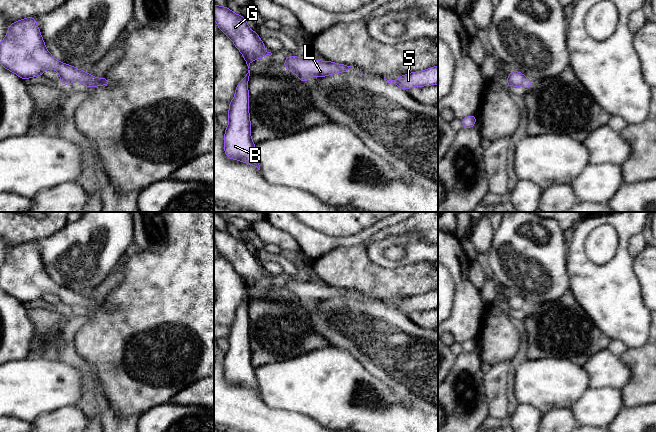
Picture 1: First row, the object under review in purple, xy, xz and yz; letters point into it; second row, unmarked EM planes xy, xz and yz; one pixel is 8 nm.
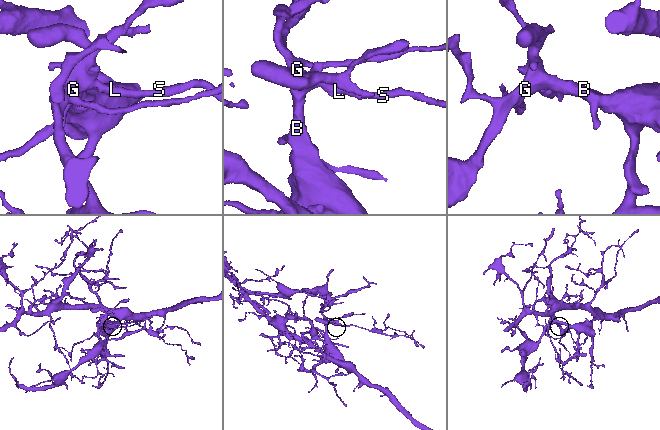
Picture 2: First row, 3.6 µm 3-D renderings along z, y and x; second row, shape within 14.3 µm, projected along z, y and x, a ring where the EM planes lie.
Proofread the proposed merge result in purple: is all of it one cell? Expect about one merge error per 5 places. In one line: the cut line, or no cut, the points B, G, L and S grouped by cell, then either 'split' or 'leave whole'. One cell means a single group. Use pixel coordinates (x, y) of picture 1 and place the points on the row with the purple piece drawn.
no cut; B G L S; leave whole

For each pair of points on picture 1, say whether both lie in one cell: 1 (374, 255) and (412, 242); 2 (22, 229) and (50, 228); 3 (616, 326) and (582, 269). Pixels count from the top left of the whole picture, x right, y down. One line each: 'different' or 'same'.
1: same
2: same
3: same

